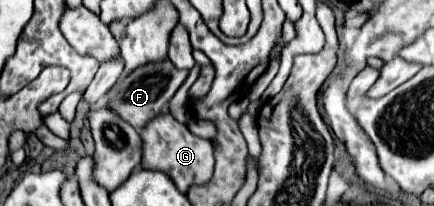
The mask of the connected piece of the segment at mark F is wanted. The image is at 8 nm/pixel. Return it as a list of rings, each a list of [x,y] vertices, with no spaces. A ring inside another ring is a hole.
[[[169,60],[147,64],[135,72],[131,72],[127,78],[119,80],[111,92],[109,92],[109,106],[121,114],[133,128],[141,130],[151,118],[157,118],[163,112],[163,106],[169,104],[173,94],[179,90],[183,80],[187,78],[187,70],[177,70]]]

